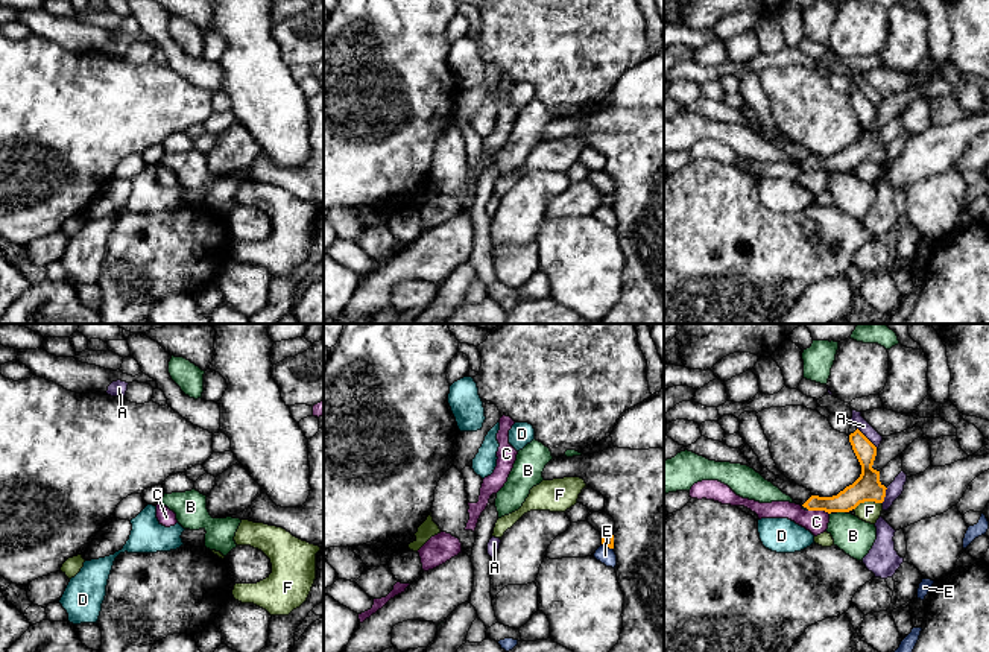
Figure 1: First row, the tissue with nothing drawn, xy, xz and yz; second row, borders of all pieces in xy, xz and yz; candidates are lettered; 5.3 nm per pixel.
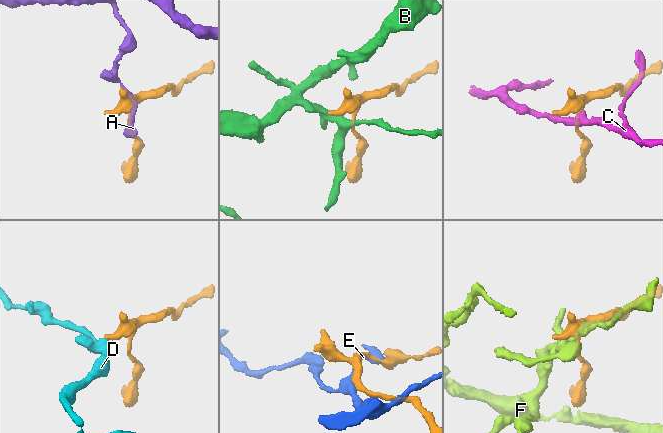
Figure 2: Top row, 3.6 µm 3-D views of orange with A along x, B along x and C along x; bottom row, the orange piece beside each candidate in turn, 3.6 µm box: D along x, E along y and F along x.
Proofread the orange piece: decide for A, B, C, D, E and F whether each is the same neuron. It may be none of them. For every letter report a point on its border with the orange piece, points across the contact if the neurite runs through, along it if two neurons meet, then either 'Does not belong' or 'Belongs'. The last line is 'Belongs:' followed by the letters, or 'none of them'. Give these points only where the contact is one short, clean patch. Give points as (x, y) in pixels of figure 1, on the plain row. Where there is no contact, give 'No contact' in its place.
A: Touches orange at yz (866, 98). Boundary: yz (857, 87), (877, 107). Does not belong
B: Touches orange at yz (842, 170). Boundary: yz (837, 170), (845, 172). Does not belong
C: Touches orange at yz (819, 169). Boundary: yz (808, 169), (824, 169), (828, 174). Does not belong
D: Touches orange at yz (805, 166). Path across: yz (848, 158), (840, 163), (805, 166), (802, 166). Belongs
E: Touches orange at xz (608, 205). Does not belong
F: Touches orange at yz (868, 160). Boundary: yz (881, 161), (862, 161), (854, 169). Does not belong
Belongs: D

